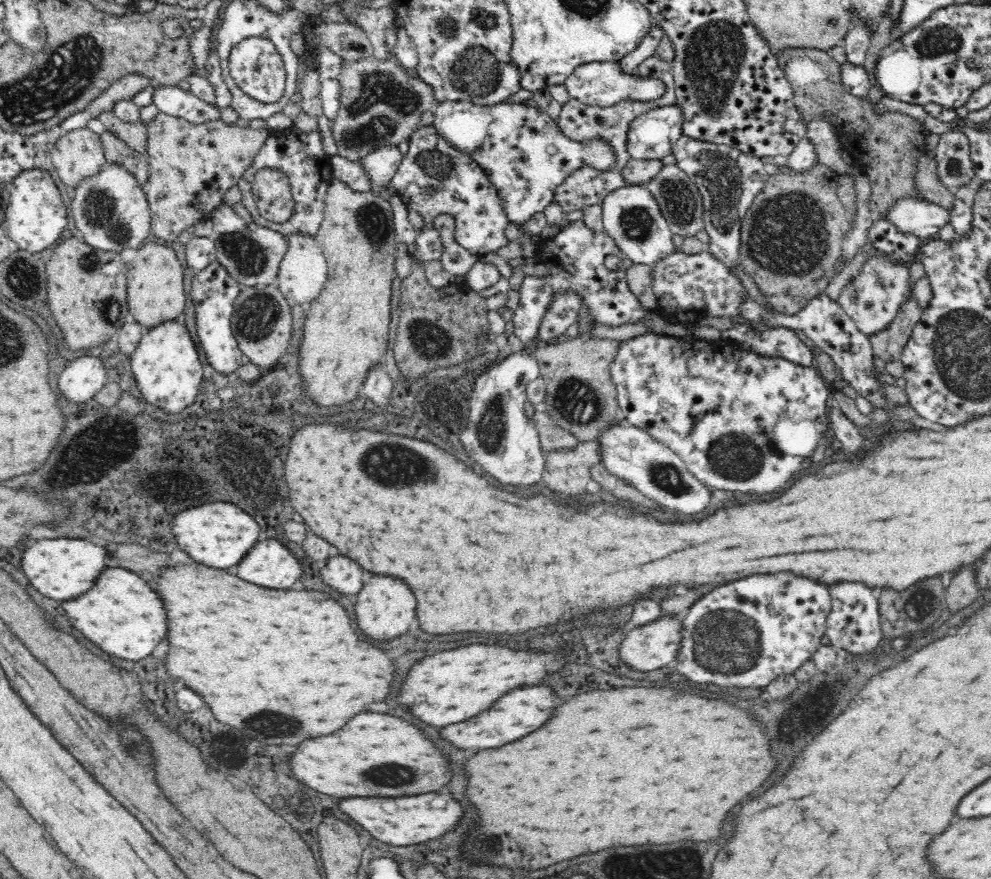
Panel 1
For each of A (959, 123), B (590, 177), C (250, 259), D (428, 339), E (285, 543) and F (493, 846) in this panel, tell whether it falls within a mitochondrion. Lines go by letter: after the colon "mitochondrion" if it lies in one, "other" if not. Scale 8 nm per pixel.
A: other
B: other
C: mitochondrion
D: mitochondrion
E: other
F: mitochondrion

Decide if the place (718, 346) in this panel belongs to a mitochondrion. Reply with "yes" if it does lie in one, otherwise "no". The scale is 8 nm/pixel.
no

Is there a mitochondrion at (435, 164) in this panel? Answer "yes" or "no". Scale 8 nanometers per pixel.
yes

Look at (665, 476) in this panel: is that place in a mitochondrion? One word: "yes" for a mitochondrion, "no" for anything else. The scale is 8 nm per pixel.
yes

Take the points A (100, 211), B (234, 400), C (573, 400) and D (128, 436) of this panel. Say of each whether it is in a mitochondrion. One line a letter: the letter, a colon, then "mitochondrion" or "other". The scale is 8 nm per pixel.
A: mitochondrion
B: other
C: mitochondrion
D: other

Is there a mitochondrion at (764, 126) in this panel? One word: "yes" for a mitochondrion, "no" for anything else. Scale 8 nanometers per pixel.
no

